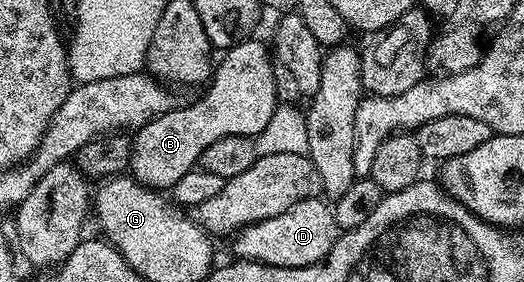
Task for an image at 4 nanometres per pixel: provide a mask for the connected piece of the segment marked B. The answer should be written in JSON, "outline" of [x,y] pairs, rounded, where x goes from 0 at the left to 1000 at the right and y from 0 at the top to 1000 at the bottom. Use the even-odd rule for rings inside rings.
{"outline":[[[487,138],[462,142],[458,156],[448,156],[424,188],[426,216],[420,227],[416,216],[408,230],[406,266],[391,312],[395,330],[382,355],[353,383],[336,376],[256,472],[250,500],[246,610],[263,652],[275,652],[277,663],[290,674],[323,674],[351,617],[378,585],[384,546],[391,546],[393,525],[406,518],[414,489],[431,482],[485,489],[502,472],[506,447],[513,447],[513,418],[521,418],[529,379],[529,351],[525,355],[527,230],[521,223],[521,199],[511,160],[508,170],[498,145]]]}

